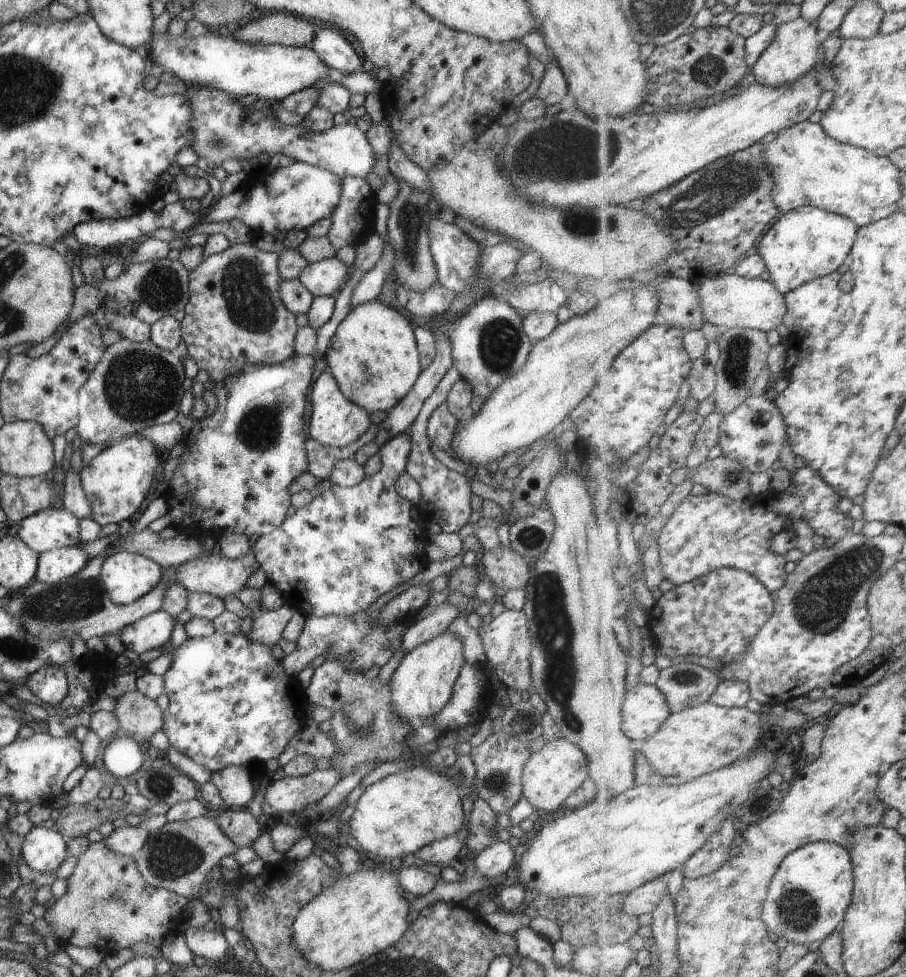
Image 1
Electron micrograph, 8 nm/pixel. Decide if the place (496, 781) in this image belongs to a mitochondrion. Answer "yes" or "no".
yes

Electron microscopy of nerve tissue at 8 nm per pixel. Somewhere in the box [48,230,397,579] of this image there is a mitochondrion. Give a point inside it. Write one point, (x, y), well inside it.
(139, 385)

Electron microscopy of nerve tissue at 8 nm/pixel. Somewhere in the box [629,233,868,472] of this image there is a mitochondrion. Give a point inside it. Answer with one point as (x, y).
(734, 370)

